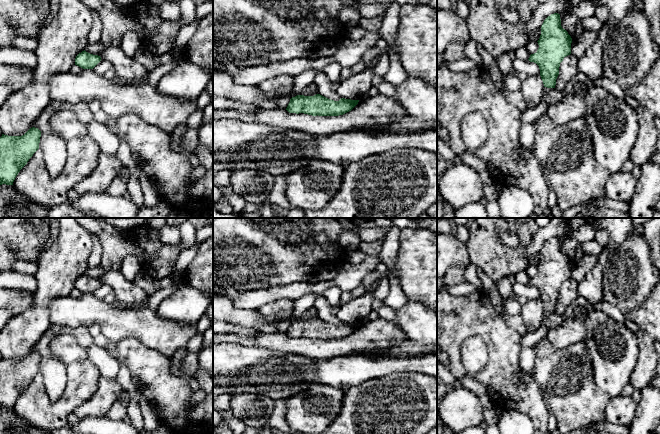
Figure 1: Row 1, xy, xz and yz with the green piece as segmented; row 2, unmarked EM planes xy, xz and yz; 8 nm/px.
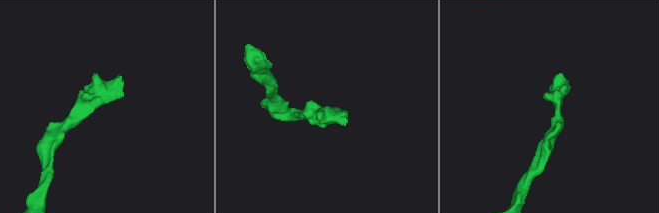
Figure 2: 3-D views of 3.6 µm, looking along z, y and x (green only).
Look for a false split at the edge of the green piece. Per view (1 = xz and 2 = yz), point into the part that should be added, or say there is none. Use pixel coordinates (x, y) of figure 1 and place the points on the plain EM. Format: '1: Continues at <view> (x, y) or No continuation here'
1: No continuation here
2: No continuation here

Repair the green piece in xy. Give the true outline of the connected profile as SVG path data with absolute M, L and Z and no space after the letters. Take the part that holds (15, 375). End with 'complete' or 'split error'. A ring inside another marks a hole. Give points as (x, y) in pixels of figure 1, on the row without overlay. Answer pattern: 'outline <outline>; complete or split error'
outline M30 352L22 360L0 361L0 409L13 409L20 394L39 373L41 355Z; complete

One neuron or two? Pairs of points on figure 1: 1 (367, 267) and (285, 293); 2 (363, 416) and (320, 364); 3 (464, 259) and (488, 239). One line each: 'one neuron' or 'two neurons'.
1: one neuron
2: two neurons
3: two neurons

